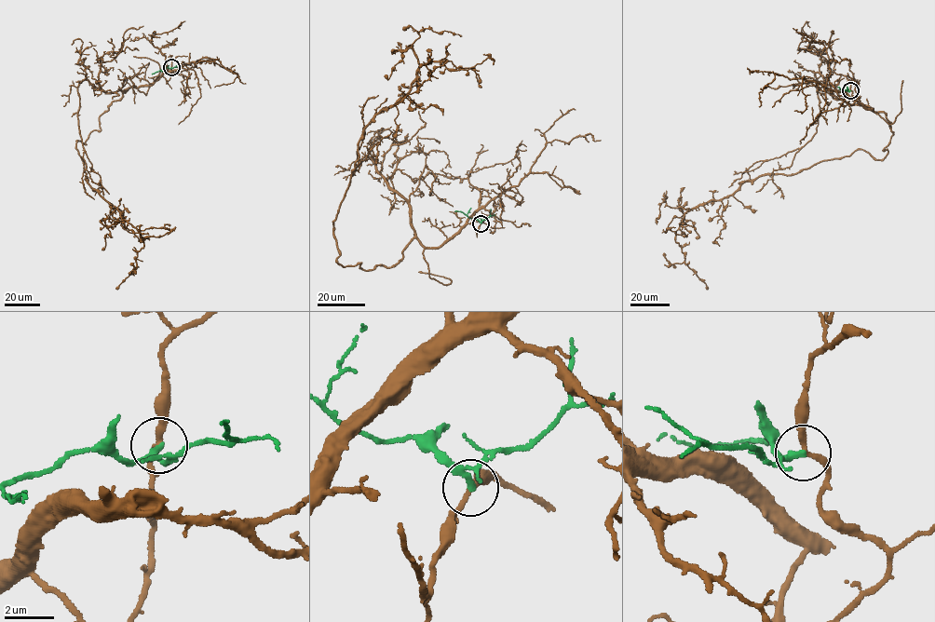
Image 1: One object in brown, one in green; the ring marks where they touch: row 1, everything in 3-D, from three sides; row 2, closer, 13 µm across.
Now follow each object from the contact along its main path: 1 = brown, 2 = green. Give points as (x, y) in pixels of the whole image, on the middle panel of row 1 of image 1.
1: (481, 223), (413, 238), (392, 267), (337, 262), (363, 128), (446, 60), (390, 108)
2: (481, 223), (454, 211)

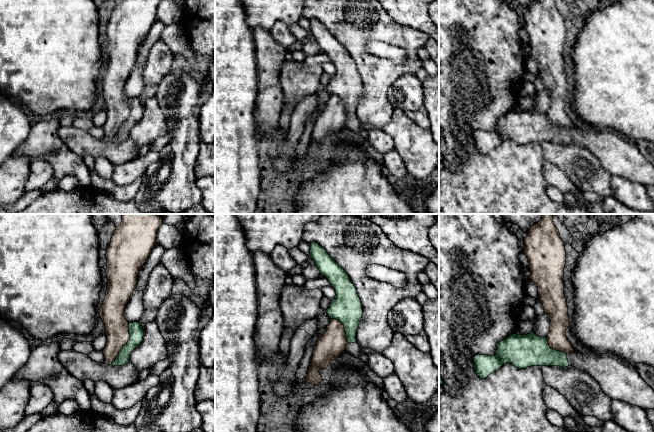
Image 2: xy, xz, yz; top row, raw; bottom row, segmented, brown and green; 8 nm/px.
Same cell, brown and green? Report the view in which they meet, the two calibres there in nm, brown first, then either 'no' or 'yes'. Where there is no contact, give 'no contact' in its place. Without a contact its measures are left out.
xy | 190/120 nm | no

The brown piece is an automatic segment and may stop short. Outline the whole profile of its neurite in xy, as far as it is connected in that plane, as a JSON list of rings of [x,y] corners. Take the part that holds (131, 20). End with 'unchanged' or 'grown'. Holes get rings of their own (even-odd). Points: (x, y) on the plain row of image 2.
[[[121,0],[116,3],[106,26],[108,61],[106,72],[100,85],[100,93],[105,101],[107,111],[107,118],[103,125],[105,140],[112,140],[130,114],[129,98],[124,93],[125,83],[136,64],[139,46],[156,20],[157,7],[161,1]]] | unchanged

